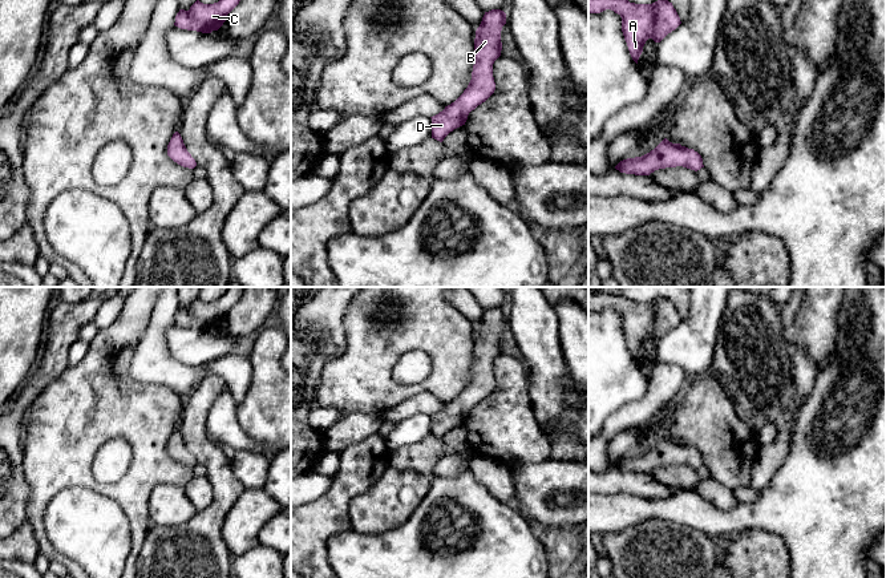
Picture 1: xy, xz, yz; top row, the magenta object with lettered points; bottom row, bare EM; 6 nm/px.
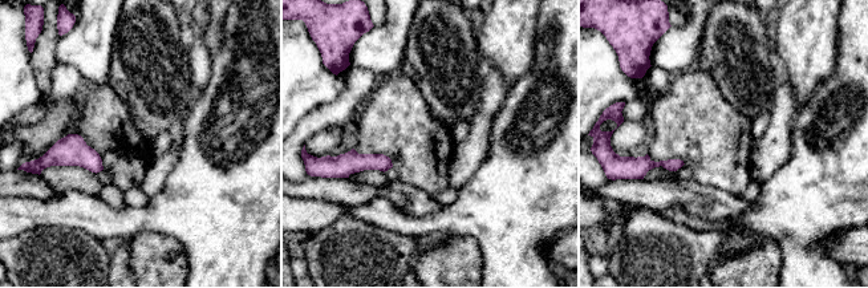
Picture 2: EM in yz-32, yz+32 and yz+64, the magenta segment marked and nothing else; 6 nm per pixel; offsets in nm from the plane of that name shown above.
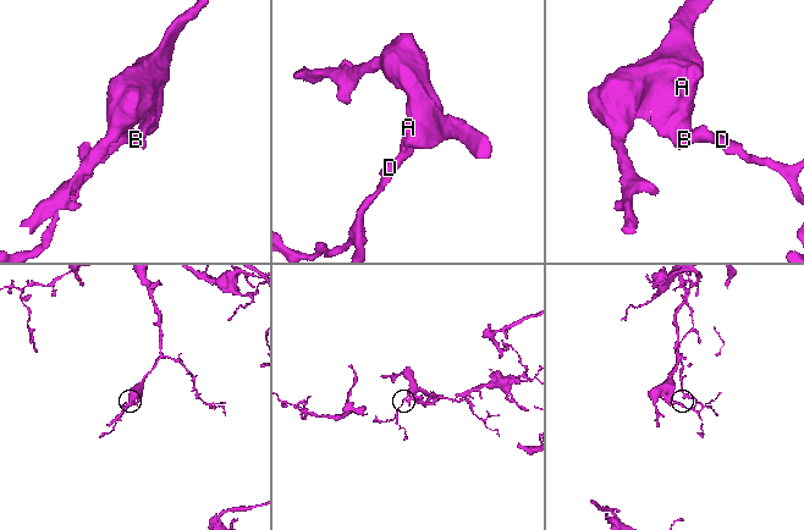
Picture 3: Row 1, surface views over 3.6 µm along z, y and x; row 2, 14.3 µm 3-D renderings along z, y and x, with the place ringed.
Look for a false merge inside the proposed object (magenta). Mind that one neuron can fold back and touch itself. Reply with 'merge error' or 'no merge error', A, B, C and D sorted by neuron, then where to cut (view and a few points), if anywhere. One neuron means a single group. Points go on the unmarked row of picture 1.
no merge error; groups A B C D; cut none

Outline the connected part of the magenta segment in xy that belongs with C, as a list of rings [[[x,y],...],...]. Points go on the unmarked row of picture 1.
[[[230,287],[218,300],[203,302],[197,298],[189,308],[179,307],[174,323],[181,327],[211,331],[226,319],[227,312],[239,302],[244,287]]]

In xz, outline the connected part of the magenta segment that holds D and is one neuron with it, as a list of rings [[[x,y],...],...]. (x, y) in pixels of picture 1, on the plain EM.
[[[501,307],[485,310],[474,336],[472,377],[464,391],[432,416],[432,436],[442,440],[454,427],[465,423],[468,413],[495,388],[493,361],[501,353],[501,328],[506,311]]]

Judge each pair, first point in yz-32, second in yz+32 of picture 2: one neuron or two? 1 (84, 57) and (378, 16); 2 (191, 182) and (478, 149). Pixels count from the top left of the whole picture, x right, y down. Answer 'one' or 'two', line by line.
1: two
2: two

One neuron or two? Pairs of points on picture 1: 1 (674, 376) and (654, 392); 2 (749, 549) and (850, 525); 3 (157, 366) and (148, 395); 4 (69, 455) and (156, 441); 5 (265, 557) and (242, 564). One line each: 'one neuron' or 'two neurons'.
1: one neuron
2: two neurons
3: two neurons
4: one neuron
5: one neuron

